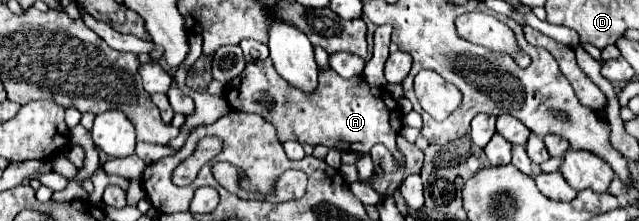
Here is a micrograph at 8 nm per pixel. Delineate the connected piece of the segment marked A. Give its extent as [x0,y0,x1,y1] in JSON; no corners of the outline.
[224,59,404,165]

